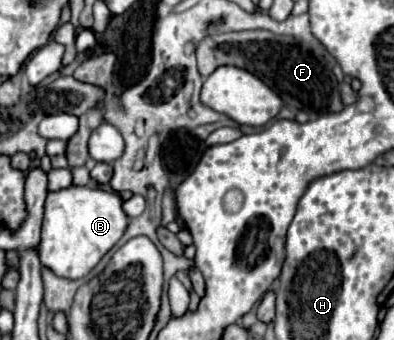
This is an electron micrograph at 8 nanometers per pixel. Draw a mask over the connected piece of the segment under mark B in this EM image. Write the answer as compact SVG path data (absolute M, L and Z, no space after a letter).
M69 186L59 192L49 192L39 244L41 264L63 278L75 280L87 276L99 264L99 260L119 242L127 228L129 218L121 206L121 194L89 186Z

